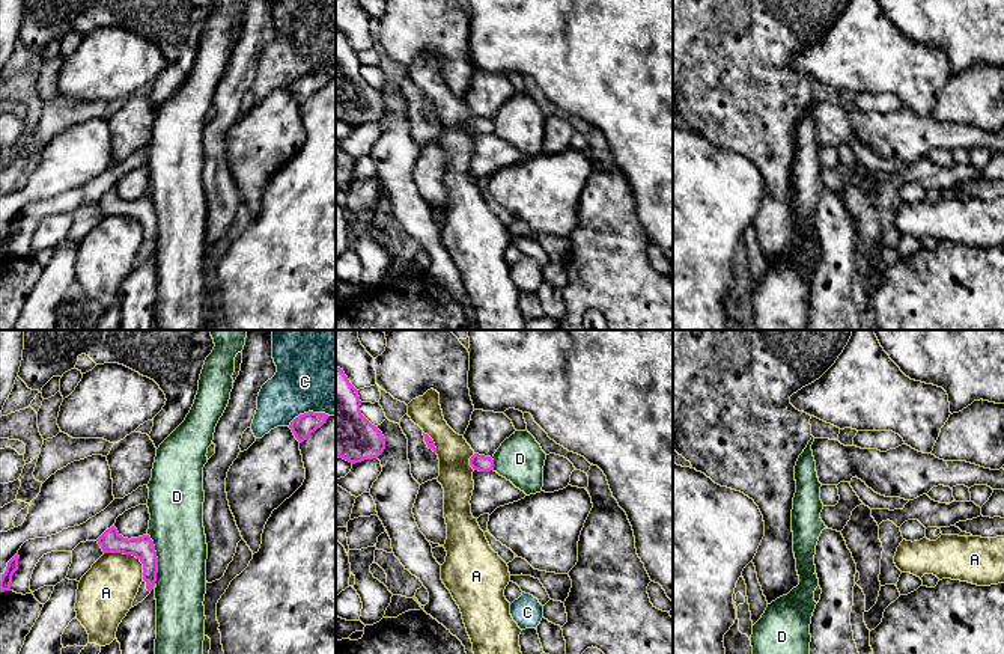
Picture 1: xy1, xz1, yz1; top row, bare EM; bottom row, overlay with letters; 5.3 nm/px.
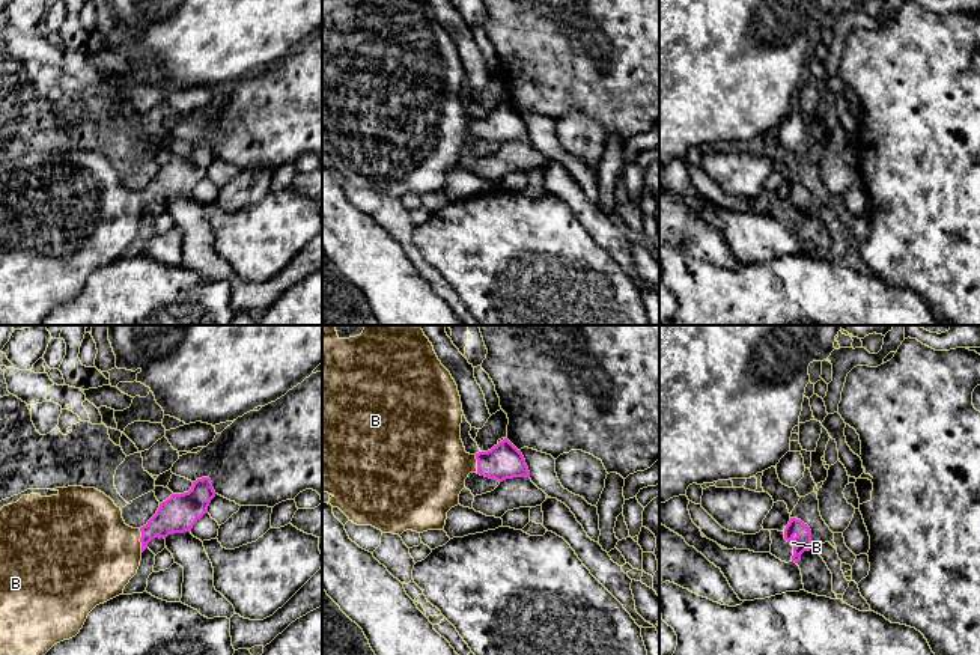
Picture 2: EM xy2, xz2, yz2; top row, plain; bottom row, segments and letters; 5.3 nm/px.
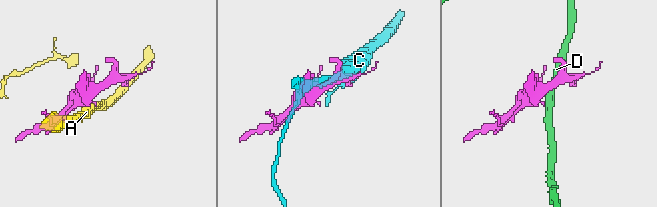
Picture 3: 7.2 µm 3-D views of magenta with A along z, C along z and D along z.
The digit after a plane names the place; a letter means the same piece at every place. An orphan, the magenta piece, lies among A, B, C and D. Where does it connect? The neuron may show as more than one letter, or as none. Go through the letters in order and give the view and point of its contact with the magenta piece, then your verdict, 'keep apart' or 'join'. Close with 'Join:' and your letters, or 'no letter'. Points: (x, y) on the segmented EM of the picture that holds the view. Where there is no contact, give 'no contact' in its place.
A: xy1 (131, 553) | keep apart
B: xy2 (140, 541) | join
C: xy1 (309, 412) | keep apart
D: xy1 (157, 559) | keep apart
Join: B

